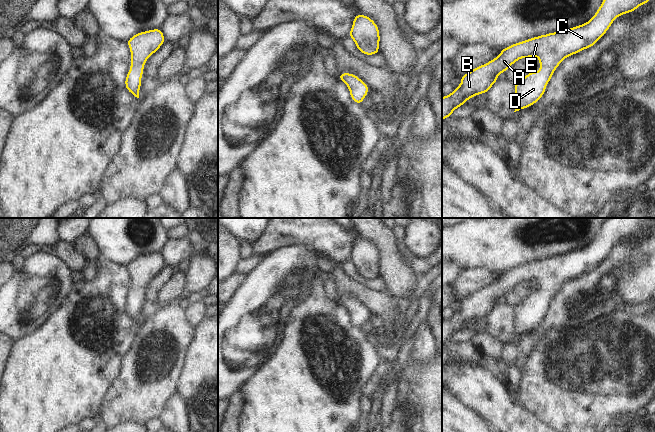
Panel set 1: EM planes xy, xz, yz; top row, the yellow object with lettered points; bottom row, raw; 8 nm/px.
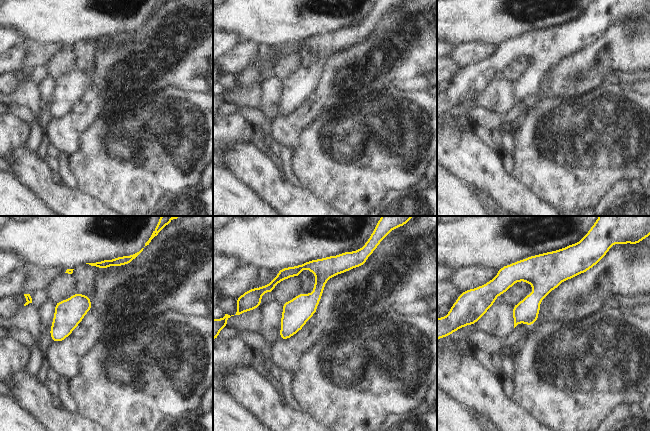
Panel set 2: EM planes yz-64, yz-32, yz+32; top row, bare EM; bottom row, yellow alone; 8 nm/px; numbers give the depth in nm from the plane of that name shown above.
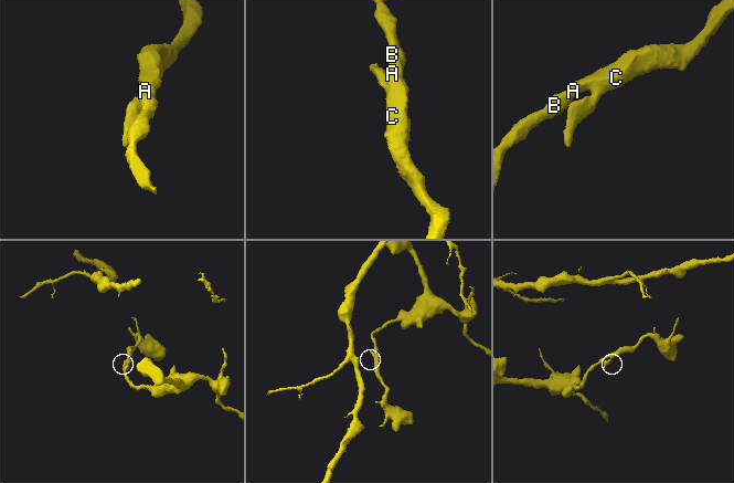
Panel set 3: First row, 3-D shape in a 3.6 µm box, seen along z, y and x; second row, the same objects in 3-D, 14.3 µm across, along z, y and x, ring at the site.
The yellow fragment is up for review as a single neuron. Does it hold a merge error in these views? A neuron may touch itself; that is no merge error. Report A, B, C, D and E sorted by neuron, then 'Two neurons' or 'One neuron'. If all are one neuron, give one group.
Groups: A B C D E. One neuron.

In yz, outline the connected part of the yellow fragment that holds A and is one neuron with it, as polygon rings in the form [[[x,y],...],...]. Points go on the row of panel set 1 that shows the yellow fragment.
[[[603,0],[595,15],[585,24],[533,37],[502,49],[493,60],[461,76],[461,84],[451,94],[442,97],[442,121],[473,96],[487,93],[498,81],[498,75],[505,73],[519,59],[537,56],[540,70],[531,71],[514,84],[514,112],[533,106],[544,95],[546,85],[565,58],[594,46],[617,17],[648,2]]]

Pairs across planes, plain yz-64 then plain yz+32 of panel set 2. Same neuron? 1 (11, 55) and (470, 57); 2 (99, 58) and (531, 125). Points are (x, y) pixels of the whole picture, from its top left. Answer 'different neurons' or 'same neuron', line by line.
1: same neuron
2: different neurons

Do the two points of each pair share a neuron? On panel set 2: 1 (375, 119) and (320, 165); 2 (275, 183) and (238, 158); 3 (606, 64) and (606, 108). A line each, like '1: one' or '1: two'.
1: one
2: one
3: two

